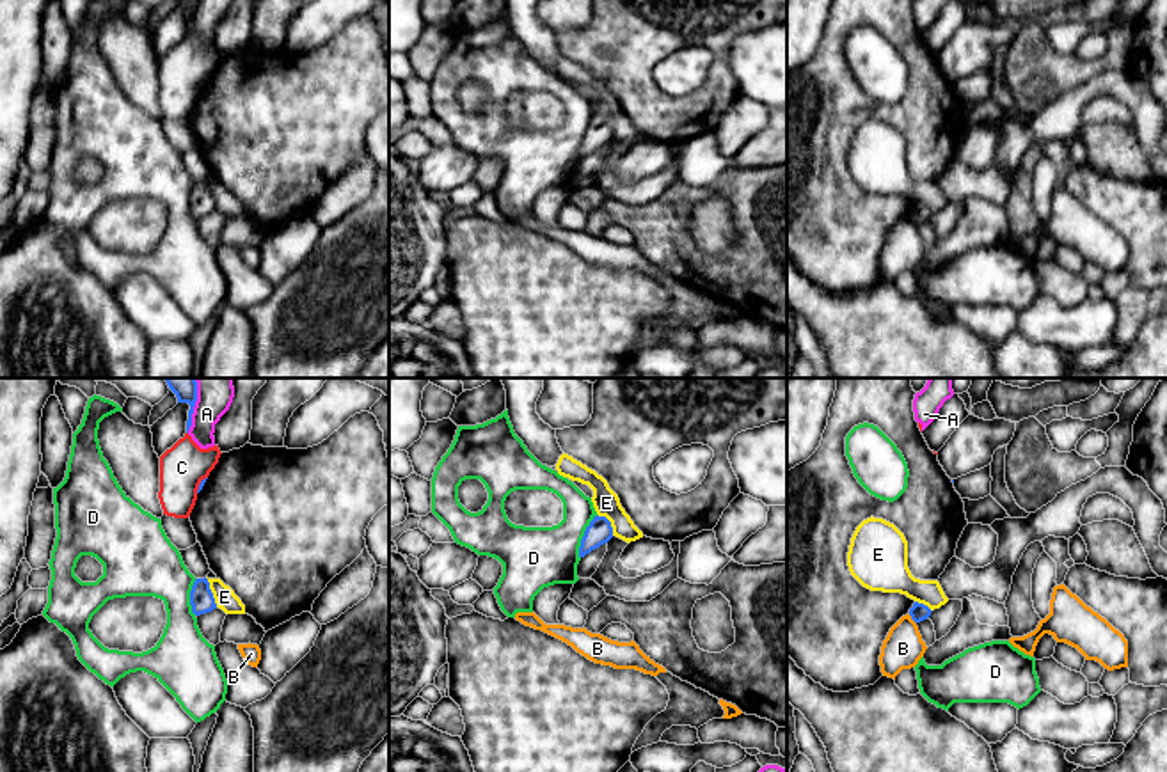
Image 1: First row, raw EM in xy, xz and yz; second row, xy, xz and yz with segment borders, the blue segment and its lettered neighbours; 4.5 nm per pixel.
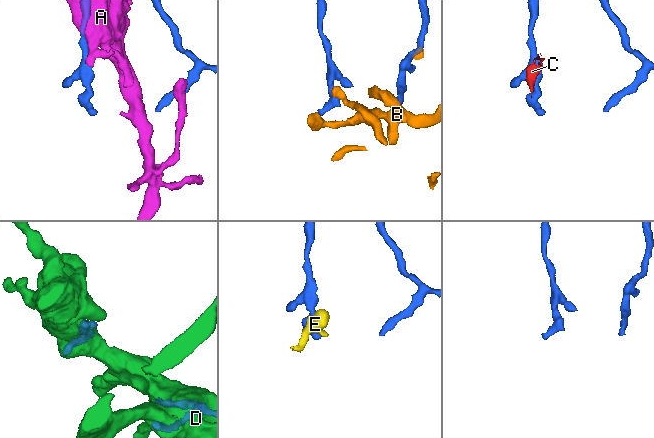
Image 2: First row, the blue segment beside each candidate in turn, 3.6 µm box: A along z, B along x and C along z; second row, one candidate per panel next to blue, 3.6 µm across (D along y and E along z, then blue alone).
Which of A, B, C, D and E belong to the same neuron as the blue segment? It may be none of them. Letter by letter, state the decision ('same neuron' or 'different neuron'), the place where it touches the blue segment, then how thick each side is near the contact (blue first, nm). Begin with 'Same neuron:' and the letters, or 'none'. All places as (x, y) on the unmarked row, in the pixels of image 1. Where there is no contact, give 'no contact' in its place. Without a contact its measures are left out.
Same neuron: none
A: different neuron; contact xy (190, 18); calibres 40 and 130 nm
B: different neuron; contact yz (912, 220); calibres 80 and 180 nm
C: different neuron; contact xy (199, 87); calibres 20 and 200 nm
D: different neuron; contact xz (583, 139); calibres 120 and 280 nm
E: different neuron; contact xy (210, 194); calibres 110 and 100 nm

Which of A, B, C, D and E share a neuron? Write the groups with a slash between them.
A C E / B / D

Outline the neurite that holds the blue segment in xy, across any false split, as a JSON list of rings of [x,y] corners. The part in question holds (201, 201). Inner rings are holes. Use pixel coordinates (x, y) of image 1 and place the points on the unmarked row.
[[[206,179],[195,181],[192,193],[190,193],[190,208],[195,218],[201,218],[217,211],[213,195],[210,192],[210,185]]]

